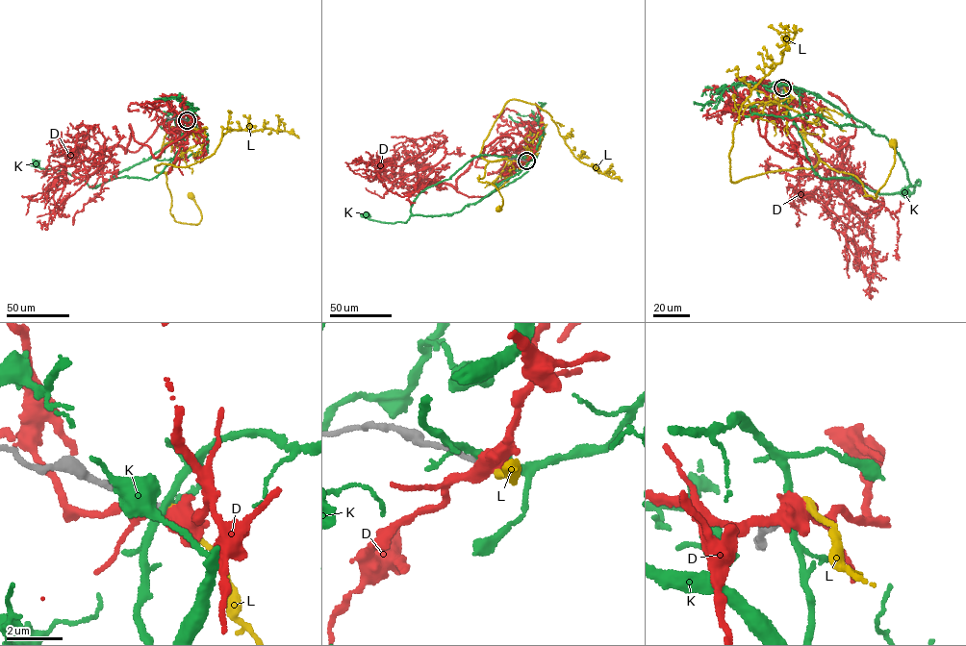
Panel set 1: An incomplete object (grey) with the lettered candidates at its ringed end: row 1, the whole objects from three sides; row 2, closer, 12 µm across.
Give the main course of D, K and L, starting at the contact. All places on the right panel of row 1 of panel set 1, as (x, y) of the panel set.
D: (782, 87), (764, 84), (772, 146), (792, 158), (792, 126), (848, 141), (832, 184), (869, 216), (862, 267)
K: (782, 87), (774, 83), (808, 91), (885, 136), (910, 186), (920, 181), (914, 192), (903, 192)
L: (782, 87), (794, 97), (770, 104), (797, 111), (819, 160), (852, 174), (875, 198), (894, 163), (893, 143)

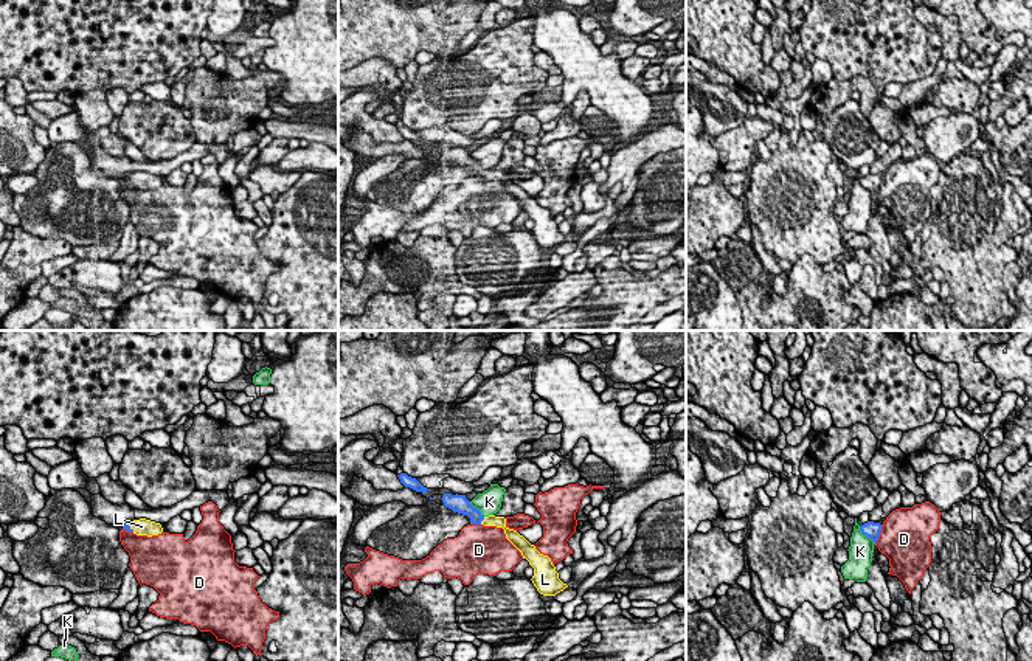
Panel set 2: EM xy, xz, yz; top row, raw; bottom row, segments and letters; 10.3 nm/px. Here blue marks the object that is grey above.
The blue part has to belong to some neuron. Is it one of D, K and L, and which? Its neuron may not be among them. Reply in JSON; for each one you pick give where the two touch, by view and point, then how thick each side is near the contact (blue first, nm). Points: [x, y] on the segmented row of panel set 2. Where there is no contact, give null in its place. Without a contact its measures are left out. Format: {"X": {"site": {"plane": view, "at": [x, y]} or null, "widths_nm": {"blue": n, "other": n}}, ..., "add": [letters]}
{"L": {"site": {"plane": "xz", "at": [483, 519]}, "widths_nm": {"blue": 160, "other": 130}}, "add": ["L"]}

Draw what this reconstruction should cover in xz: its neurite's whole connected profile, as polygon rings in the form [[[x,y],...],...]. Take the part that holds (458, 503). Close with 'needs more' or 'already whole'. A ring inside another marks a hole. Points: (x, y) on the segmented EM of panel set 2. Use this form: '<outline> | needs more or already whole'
[[[444,493],[442,503],[453,512],[467,515],[472,524],[497,526],[503,528],[506,538],[521,552],[523,559],[534,568],[532,583],[537,591],[543,596],[556,596],[563,591],[568,585],[559,579],[559,573],[548,555],[540,554],[534,545],[531,545],[517,531],[506,526],[504,517],[489,515],[484,517],[480,509],[473,507],[466,495]]] | needs more

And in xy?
[[[146,518],[129,521],[127,524],[123,524],[123,529],[127,529],[129,532],[133,532],[137,535],[147,535],[147,537],[158,535],[163,532],[160,523]]] | needs more

